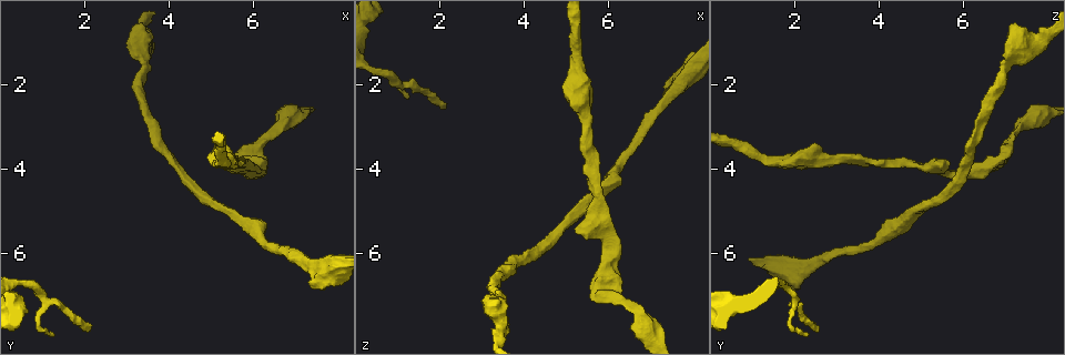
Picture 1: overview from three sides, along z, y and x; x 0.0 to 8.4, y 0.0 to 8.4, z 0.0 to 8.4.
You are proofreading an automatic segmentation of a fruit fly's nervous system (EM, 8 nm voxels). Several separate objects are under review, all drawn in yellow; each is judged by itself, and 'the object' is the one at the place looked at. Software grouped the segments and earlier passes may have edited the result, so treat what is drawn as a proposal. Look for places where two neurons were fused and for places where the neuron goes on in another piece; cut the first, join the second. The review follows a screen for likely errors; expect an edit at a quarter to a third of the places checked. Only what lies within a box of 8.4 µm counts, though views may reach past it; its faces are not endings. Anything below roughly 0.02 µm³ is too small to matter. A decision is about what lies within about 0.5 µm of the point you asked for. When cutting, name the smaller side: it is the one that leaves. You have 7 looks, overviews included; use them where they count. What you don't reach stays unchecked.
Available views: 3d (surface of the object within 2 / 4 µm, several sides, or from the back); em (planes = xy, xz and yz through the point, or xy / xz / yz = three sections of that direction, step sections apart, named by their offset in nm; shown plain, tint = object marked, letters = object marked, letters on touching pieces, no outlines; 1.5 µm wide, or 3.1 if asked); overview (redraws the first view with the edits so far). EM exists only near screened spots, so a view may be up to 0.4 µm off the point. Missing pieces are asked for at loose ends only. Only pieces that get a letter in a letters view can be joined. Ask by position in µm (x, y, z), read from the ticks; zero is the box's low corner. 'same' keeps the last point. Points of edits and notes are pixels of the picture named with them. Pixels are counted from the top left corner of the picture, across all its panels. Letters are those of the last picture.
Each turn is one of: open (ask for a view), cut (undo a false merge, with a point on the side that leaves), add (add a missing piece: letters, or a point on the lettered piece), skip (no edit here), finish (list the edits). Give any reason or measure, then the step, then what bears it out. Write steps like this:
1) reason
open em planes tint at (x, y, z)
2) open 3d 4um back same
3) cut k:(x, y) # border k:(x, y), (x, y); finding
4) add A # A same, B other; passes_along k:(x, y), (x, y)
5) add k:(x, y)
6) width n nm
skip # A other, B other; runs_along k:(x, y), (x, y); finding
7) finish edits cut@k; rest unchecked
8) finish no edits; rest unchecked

an open end
open 3d 2um at (2.10, 7.80, 2.60)

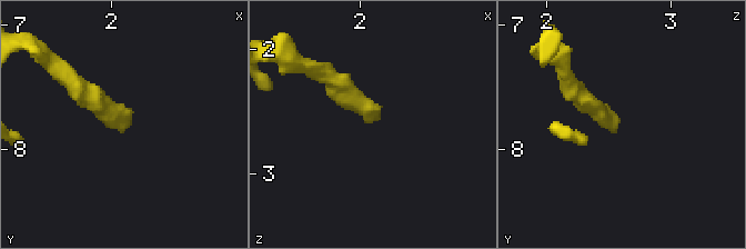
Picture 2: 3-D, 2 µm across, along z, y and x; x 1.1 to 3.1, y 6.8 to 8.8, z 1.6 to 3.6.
need the tissue
open em planes letters at (2.16, 7.80, 2.58)

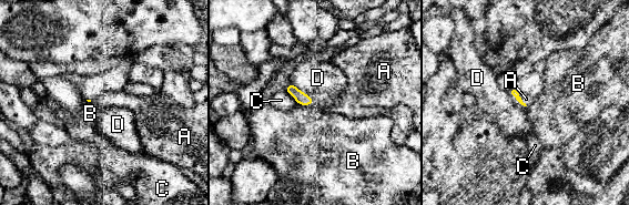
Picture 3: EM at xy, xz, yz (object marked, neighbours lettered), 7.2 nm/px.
add A # A same, B other, C other, D other; it goes on there

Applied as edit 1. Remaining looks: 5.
calibre changes
open em planes plain at (7.85, 6.30, 1.95)

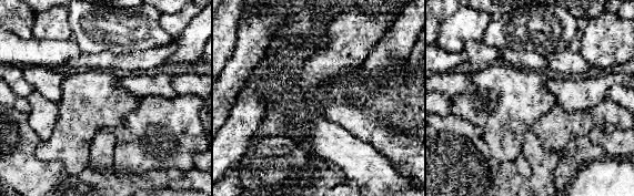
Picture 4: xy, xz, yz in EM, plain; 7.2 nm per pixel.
open em planes letters same

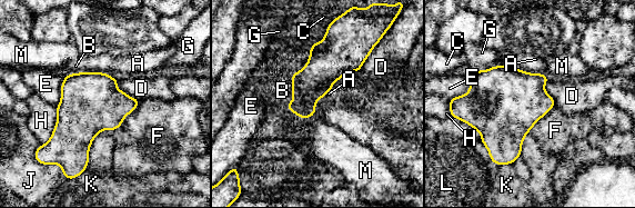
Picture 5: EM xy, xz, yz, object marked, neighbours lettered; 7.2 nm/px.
skip # A other, B other, C other, D other, E other, F other, G other, H other, J other, K other, L other, M other; border 5:(117, 82), (118, 88), (140, 100); one neuron here

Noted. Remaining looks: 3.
free end
open em xz step 4 tint at (5.15, 3.90, 5.50)

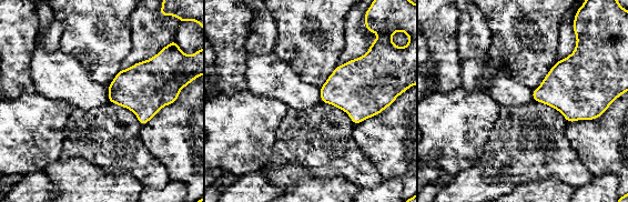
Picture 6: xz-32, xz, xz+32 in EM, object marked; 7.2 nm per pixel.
another direction
open em planes letters same

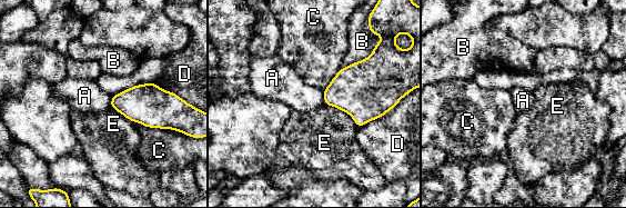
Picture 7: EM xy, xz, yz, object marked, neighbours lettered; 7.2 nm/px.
longest_contact E 300 nm
skip # A other, B other, C other, D other, E other; border 7:(322, 90), (324, 104); none of them fits

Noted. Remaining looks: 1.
finish edits add@3; rest unchecked

